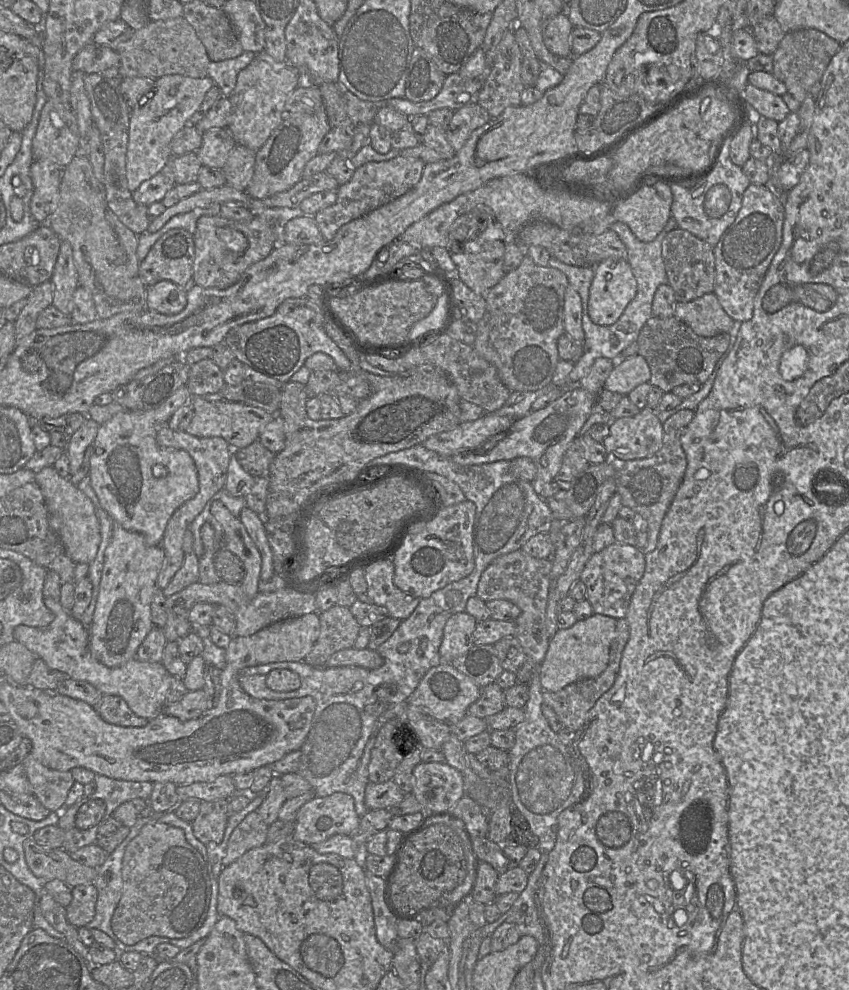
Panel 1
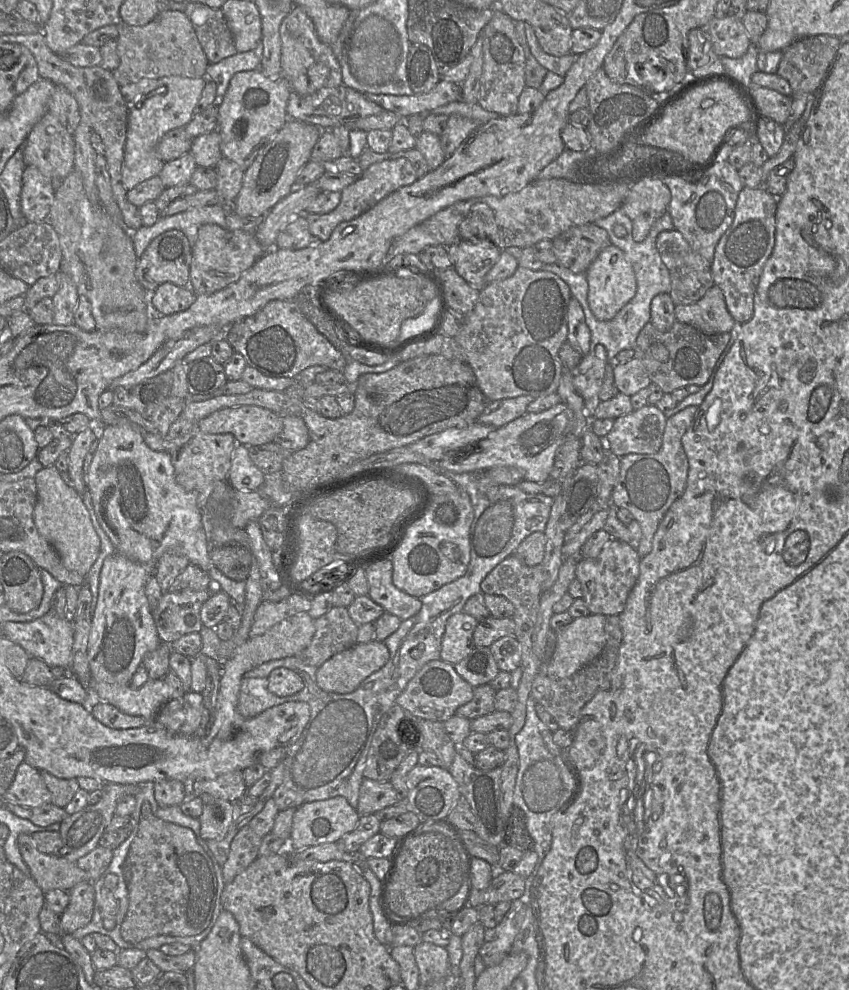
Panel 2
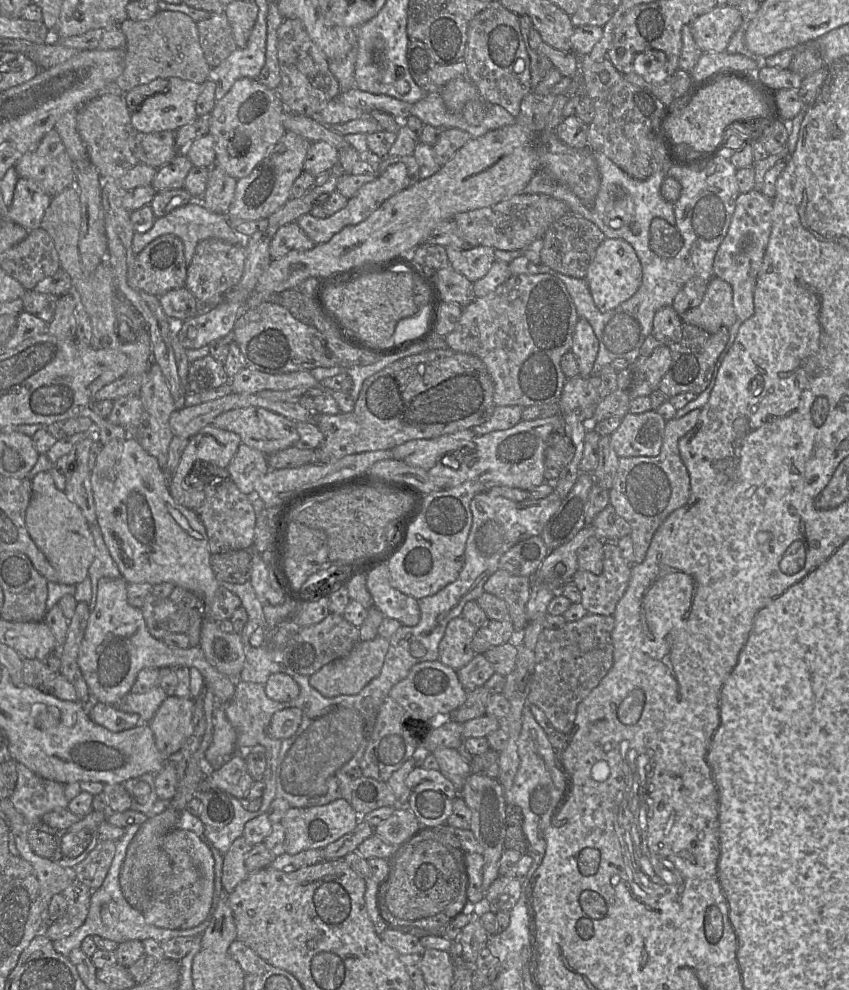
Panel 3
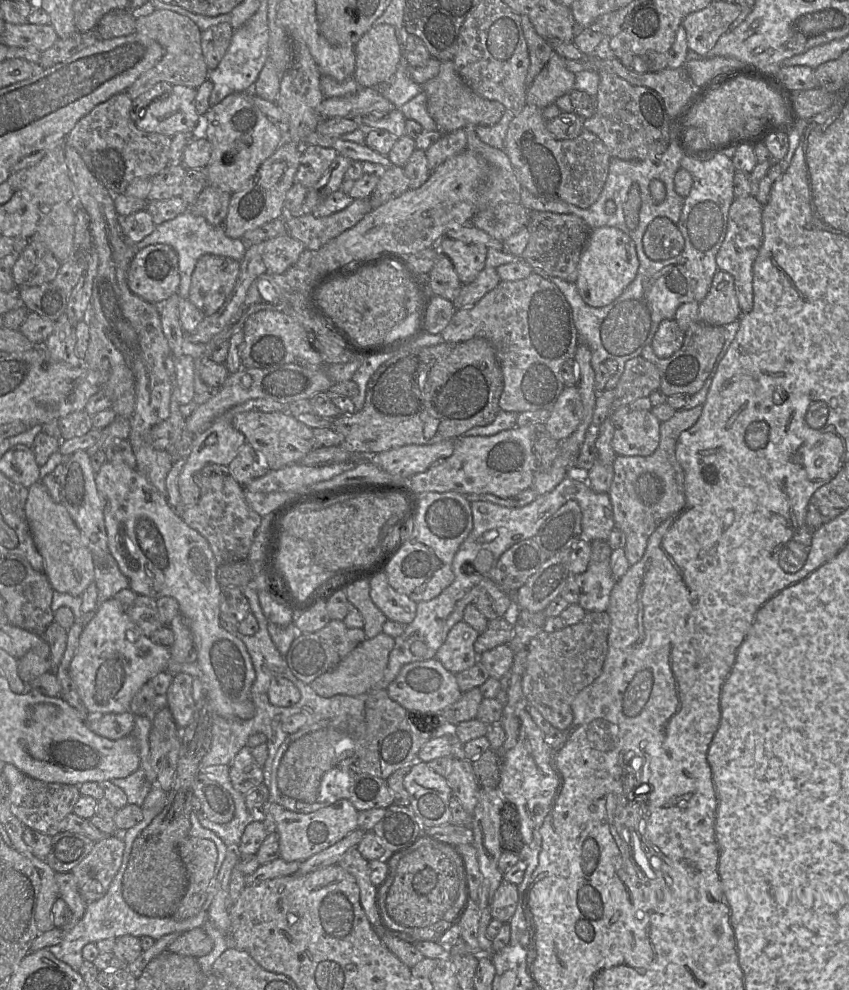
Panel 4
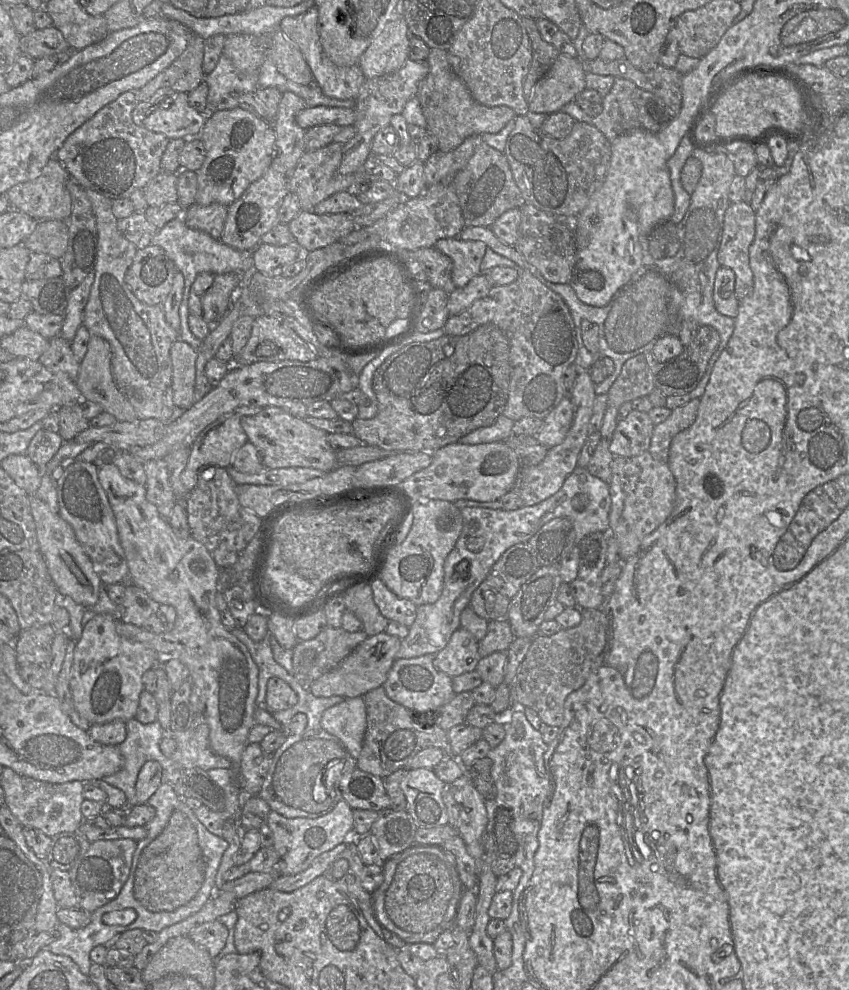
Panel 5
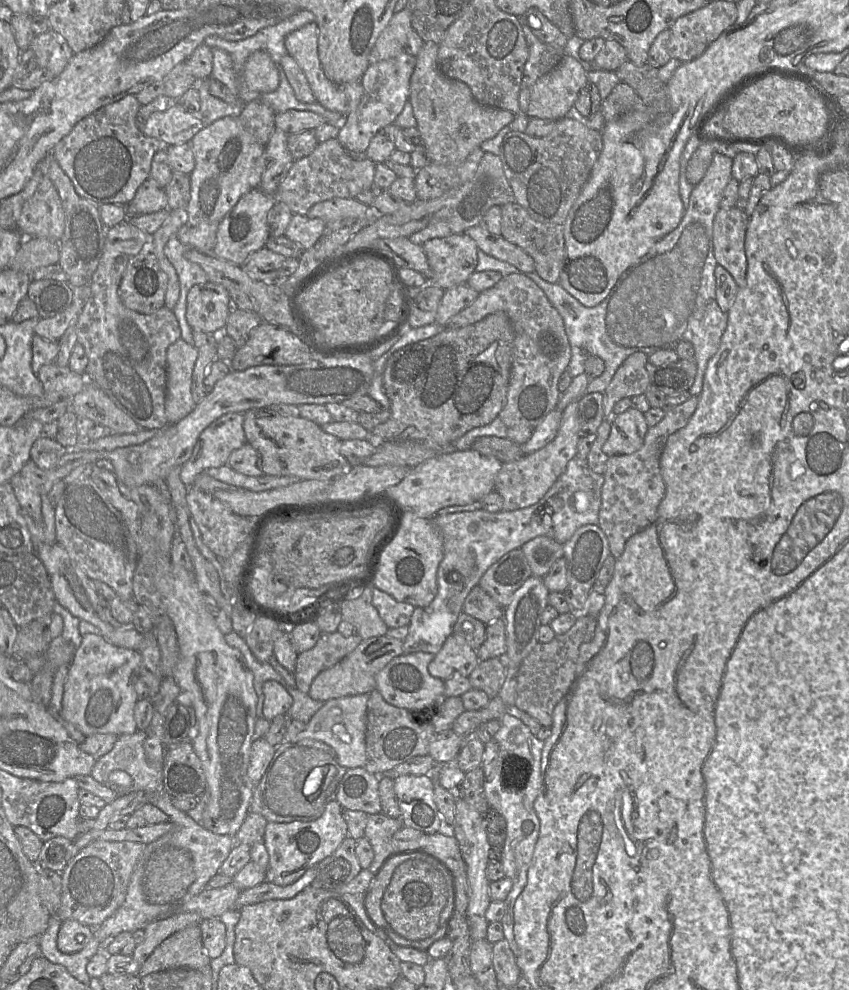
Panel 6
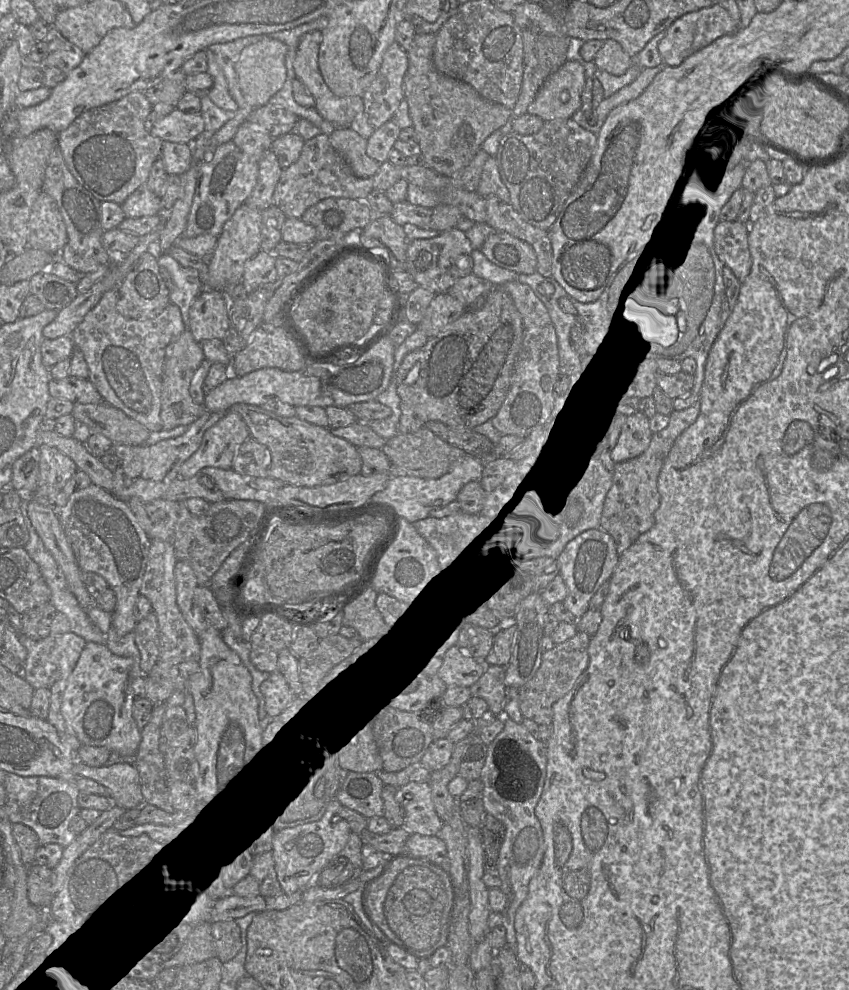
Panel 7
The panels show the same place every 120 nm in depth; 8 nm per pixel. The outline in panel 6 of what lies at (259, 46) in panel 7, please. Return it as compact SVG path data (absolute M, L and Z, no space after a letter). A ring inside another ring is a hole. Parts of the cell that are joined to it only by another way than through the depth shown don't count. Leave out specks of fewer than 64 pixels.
M258 50L247 58L244 64L244 80L252 91L270 93L278 88L278 68L267 52Z

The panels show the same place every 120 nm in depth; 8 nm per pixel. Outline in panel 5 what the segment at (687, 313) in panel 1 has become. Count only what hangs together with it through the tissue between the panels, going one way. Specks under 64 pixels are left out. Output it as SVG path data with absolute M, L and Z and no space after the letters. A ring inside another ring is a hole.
M728 267L718 269L714 282L713 301L716 310L735 319L739 300L735 295L735 274Z

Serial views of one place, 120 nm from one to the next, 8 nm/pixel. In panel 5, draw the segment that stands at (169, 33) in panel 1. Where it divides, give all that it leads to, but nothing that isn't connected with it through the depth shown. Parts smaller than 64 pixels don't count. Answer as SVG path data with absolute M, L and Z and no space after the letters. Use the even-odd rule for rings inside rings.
M168 19L168 24L171 30L186 38L187 46L165 70L135 91L137 103L147 101L162 87L171 88L175 92L190 93L204 81L204 40L176 20Z

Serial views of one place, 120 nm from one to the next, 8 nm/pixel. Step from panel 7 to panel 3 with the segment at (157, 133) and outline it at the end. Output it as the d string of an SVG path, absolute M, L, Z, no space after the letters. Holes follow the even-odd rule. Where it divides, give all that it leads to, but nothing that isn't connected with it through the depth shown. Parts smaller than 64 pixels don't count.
M169 78L168 81L168 92L153 95L142 104L141 109L132 112L131 122L137 131L176 131L198 118L196 101L203 84L179 78Z

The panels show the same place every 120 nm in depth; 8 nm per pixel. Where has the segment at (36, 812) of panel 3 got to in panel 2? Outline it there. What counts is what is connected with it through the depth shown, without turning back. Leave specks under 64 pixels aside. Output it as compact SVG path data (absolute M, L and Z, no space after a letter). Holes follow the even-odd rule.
M23 761L17 768L12 784L3 795L3 800L23 807L38 807L51 803L51 793L41 772Z

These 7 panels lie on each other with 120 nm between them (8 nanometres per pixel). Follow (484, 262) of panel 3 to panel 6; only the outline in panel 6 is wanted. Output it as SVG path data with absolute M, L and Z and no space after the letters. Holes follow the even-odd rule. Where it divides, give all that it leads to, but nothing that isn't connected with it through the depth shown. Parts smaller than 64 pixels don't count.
M465 234L434 238L422 245L430 269L430 282L443 290L466 283L478 263L478 246Z

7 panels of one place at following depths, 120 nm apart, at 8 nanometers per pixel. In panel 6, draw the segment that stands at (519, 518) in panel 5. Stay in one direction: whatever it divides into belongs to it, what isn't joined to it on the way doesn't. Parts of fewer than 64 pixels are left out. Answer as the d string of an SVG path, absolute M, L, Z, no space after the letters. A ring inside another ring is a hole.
M574 457L547 493L532 506L496 513L480 509L436 514L432 520L443 536L444 548L444 557L437 571L437 595L427 607L415 607L408 625L409 632L403 641L403 654L437 654L454 632L472 588L479 585L488 568L506 553L521 548L537 536L549 536L563 545L578 528L598 525L603 484L604 476L593 472L587 459Z

